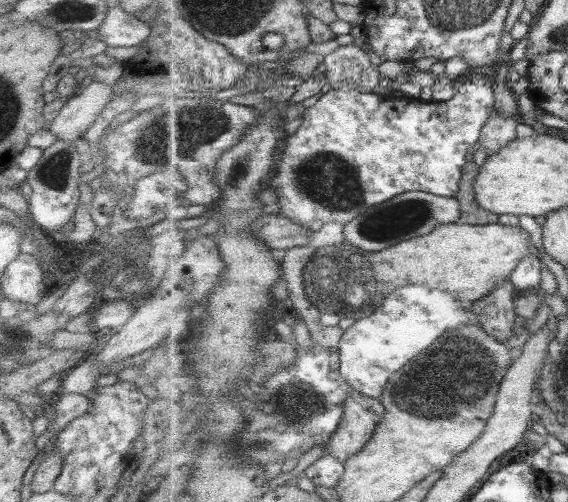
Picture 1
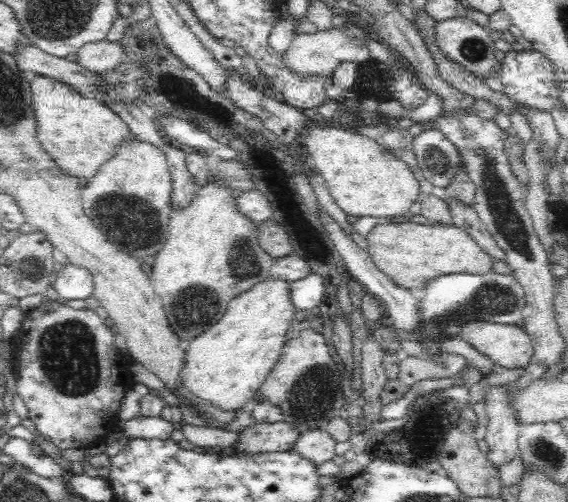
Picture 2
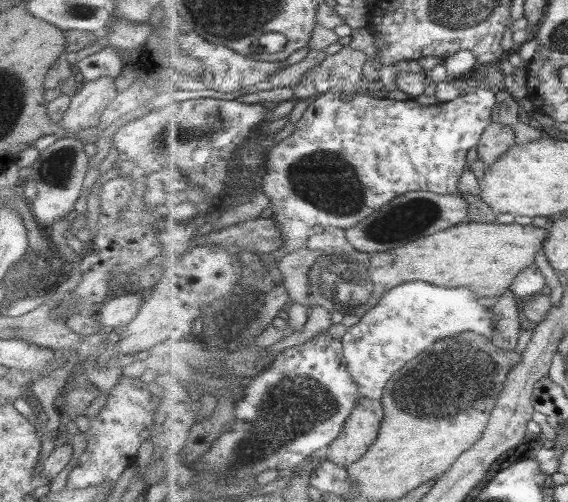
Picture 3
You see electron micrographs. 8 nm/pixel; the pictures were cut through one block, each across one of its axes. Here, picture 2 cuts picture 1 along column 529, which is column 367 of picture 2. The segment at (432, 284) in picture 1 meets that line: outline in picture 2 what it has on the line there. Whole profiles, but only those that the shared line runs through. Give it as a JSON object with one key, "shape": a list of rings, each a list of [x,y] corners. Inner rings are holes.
{"shape":[[[381,222],[366,235],[372,262],[398,287],[422,288],[428,280],[445,273],[492,272],[491,256],[466,232],[455,225],[391,224]]]}

